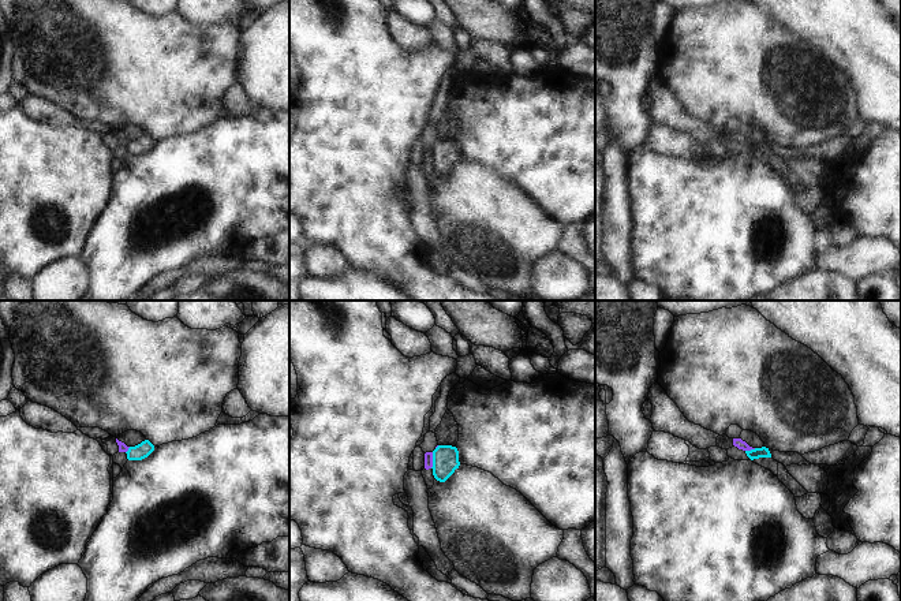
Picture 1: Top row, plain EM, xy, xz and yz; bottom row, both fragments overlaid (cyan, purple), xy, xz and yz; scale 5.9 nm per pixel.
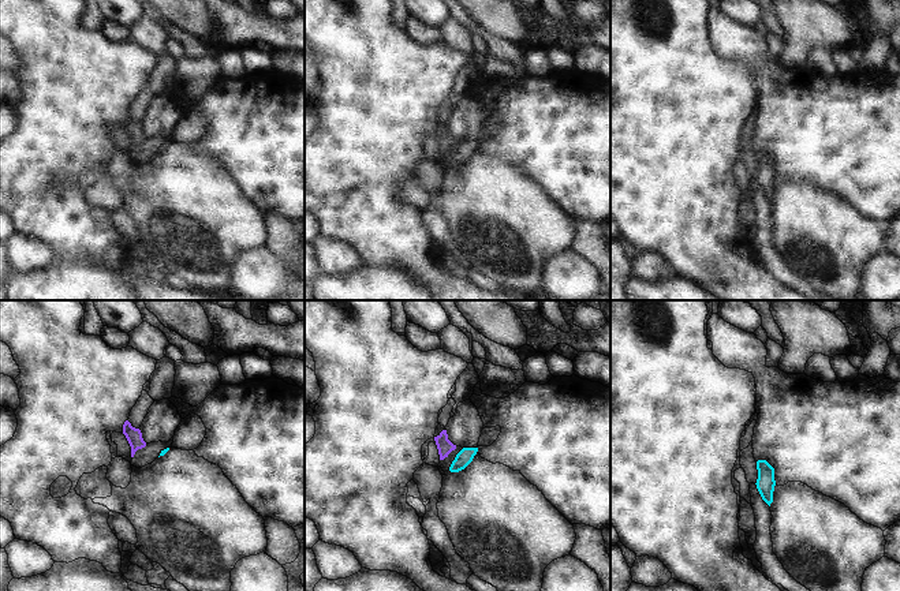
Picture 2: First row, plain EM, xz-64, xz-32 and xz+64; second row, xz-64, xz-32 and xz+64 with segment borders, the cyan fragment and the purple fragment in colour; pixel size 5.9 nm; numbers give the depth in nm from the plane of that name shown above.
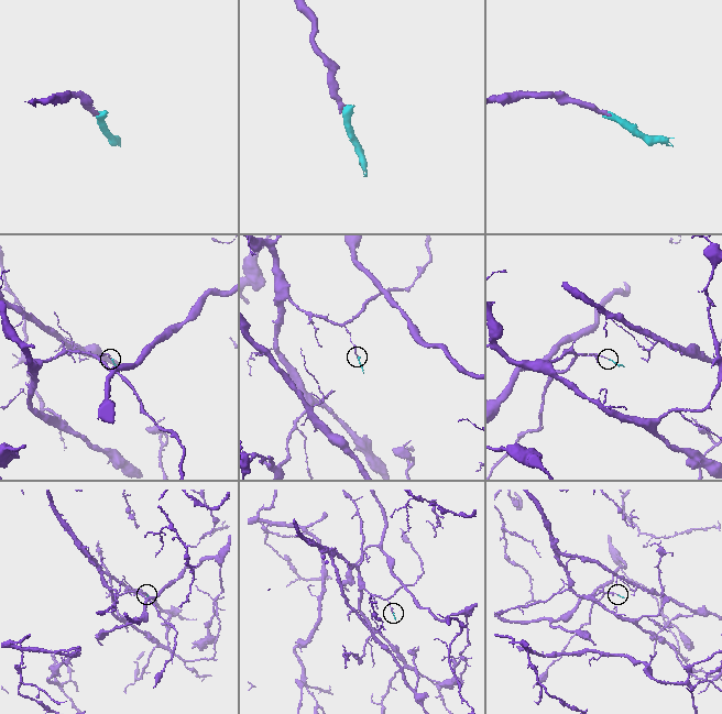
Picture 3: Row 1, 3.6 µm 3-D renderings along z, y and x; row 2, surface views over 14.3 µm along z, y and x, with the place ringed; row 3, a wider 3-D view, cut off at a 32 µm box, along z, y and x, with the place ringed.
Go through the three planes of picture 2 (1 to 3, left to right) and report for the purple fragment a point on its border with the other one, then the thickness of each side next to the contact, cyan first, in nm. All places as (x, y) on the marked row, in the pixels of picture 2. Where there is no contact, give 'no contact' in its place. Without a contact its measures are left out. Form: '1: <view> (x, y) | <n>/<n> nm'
1: no contact
2: no contact
3: no contact

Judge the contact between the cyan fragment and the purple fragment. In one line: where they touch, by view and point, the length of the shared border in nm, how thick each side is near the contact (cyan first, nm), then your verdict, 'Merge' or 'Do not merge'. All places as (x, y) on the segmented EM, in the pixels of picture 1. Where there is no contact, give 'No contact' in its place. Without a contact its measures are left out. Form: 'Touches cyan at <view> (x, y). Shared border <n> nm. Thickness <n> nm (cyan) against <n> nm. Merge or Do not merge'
Touches cyan at xz (433, 460). Shared border 100 nm. Thickness 160 nm (cyan) against 50 nm. Do not merge

